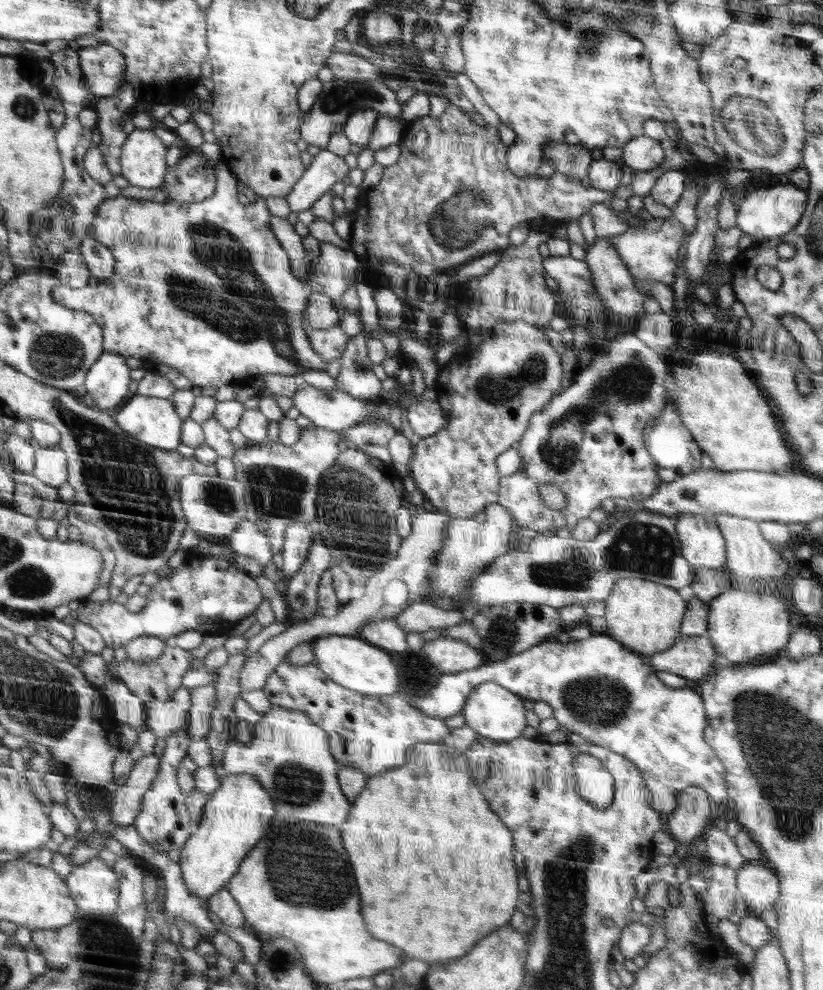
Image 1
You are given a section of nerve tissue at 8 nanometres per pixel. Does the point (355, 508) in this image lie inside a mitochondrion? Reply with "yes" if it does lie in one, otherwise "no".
yes

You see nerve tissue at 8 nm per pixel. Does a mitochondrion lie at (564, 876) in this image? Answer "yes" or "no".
yes

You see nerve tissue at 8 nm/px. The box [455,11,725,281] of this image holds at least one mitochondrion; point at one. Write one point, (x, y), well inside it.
(593, 38)

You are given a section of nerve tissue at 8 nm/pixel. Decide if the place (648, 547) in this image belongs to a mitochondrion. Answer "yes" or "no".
yes

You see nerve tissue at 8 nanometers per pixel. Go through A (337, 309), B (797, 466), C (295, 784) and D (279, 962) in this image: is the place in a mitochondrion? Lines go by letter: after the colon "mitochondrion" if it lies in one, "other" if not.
A: other
B: other
C: mitochondrion
D: mitochondrion

